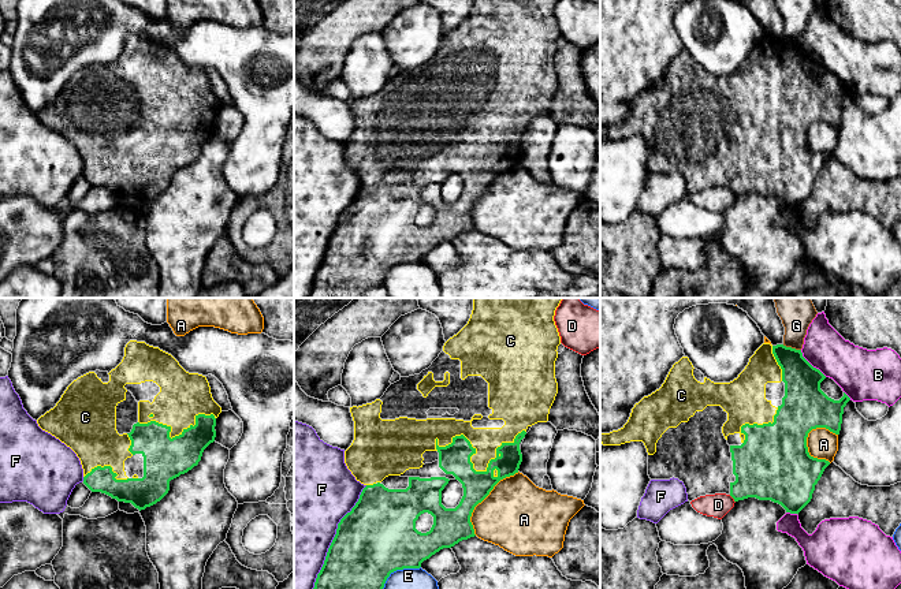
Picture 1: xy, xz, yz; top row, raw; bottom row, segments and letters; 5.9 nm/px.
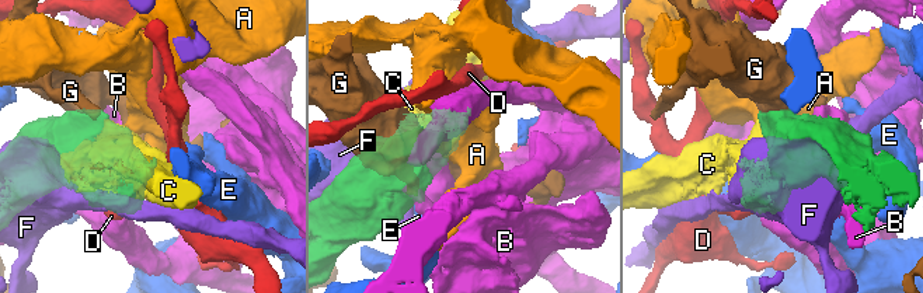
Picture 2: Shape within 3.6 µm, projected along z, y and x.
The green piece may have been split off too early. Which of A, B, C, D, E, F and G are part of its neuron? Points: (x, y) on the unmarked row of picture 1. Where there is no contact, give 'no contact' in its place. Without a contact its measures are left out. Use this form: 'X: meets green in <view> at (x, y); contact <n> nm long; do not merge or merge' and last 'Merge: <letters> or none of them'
A: meets green in xz at (483, 193); contact 460 nm long; do not merge
B: meets green in yz at (811, 59); contact 220 nm long; do not merge
C: meets green in xz at (473, 163); contact 550 nm long; merge
D: meets green in yz at (733, 192); contact 60 nm long; do not merge
E: meets green in xz at (397, 263); contact 280 nm long; do not merge
F: meets green in xz at (331, 238); contact 800 nm long; do not merge
G: meets green in yz at (790, 41); contact 120 nm long; do not merge
Merge: C

